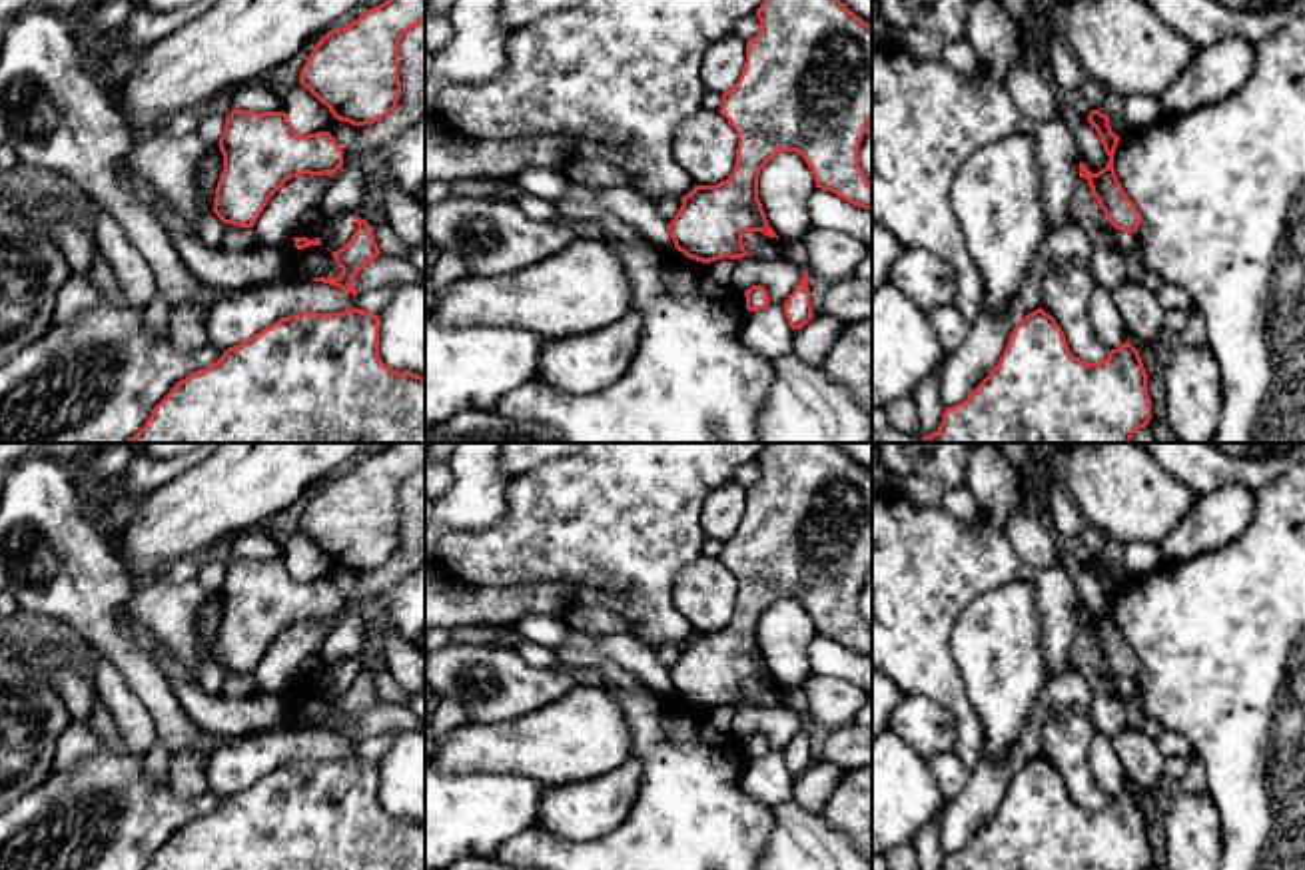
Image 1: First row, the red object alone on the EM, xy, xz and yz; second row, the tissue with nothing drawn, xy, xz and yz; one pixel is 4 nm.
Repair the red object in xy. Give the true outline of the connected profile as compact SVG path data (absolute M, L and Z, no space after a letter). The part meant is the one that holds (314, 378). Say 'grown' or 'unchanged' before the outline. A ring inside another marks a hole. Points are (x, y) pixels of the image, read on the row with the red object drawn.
unchanged; M357 307L337 313L303 311L281 317L243 343L225 349L214 365L178 381L156 405L146 425L126 443L425 443L425 377L399 373L381 361L379 327L379 315Z

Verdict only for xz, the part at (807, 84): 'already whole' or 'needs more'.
already whole

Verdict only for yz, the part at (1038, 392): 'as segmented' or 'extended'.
as segmented

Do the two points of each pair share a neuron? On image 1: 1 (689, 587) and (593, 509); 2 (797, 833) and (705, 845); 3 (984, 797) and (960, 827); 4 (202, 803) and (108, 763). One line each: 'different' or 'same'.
1: different
2: different
3: same
4: same

